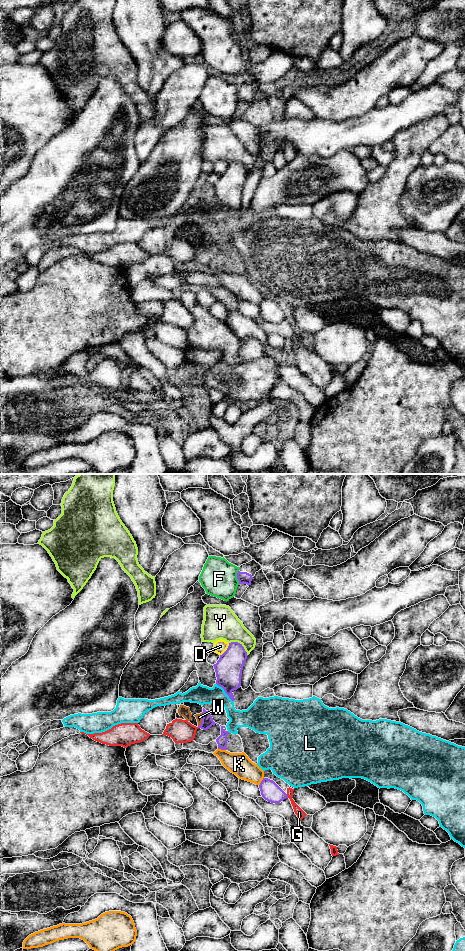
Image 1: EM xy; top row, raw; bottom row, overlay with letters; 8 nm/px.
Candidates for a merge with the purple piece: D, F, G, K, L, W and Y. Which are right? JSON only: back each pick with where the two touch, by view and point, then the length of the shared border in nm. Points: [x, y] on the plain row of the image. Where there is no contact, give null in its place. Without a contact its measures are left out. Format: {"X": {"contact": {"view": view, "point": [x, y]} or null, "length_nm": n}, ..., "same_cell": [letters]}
{"same_cell": []}

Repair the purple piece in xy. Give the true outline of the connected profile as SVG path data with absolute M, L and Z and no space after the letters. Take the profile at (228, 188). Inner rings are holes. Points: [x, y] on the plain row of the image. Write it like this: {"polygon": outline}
{"polygon": "M231 162L213 185L217 197L216 204L224 209L232 221L235 219L232 212L241 206L241 195L247 176L242 164Z"}

